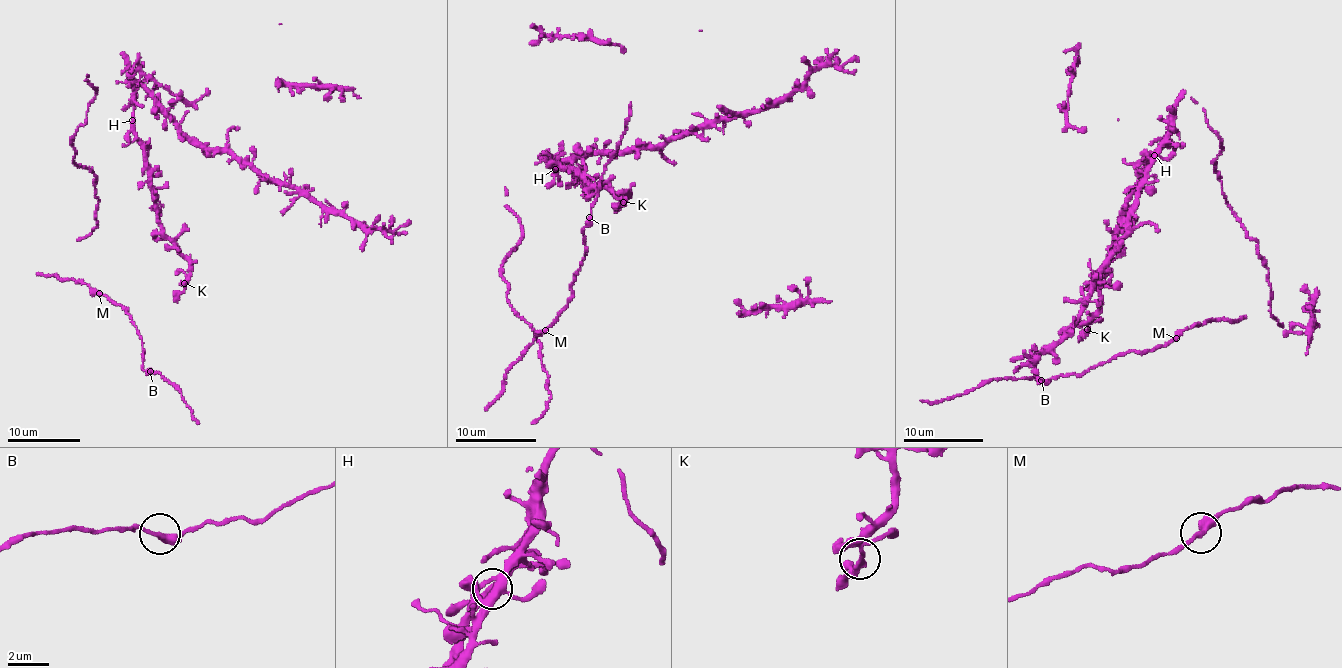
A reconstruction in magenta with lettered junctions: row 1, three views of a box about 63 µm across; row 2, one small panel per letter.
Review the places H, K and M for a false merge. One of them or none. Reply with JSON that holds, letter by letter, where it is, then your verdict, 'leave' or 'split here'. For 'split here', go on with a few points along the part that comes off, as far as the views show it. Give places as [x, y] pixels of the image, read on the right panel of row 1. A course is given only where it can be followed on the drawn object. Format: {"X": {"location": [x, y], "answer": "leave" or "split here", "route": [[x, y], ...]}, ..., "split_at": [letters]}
{"H": {"location": [1154, 155], "answer": "leave"}, "K": {"location": [1087, 329], "answer": "leave"}, "M": {"location": [1176, 338], "answer": "leave"}, "split_at": []}

